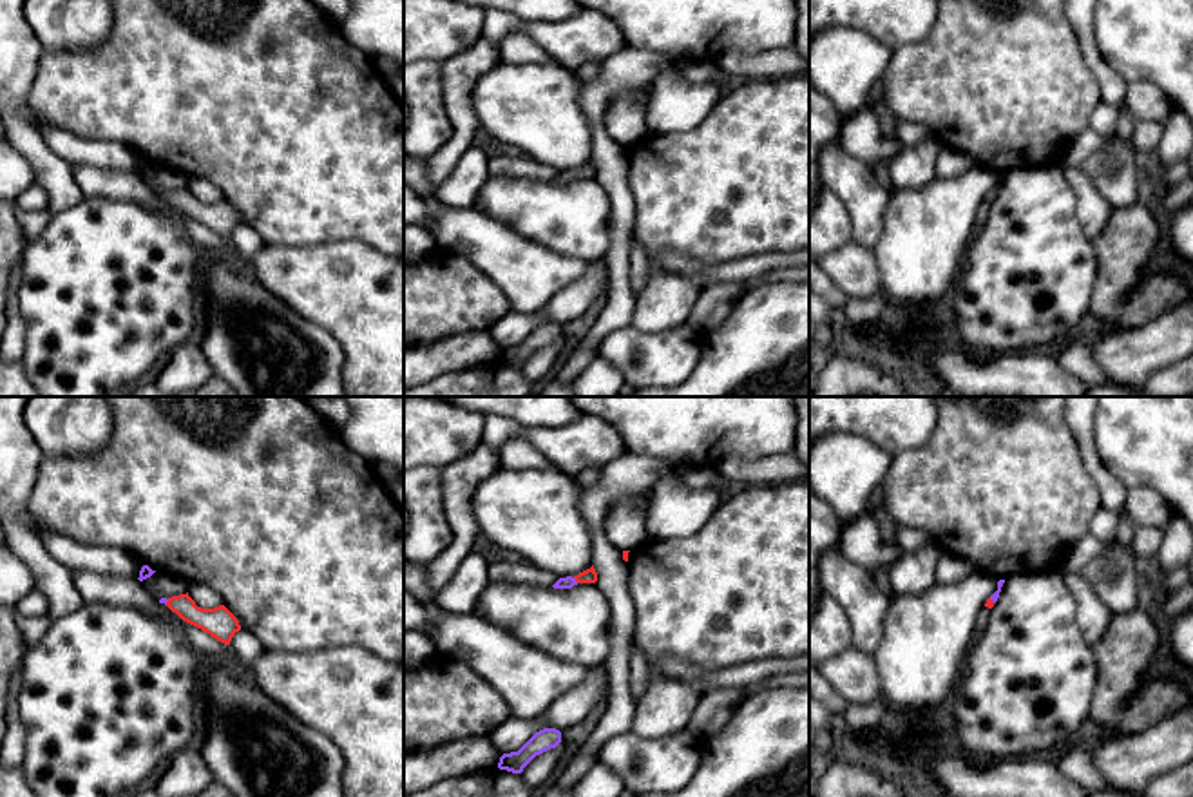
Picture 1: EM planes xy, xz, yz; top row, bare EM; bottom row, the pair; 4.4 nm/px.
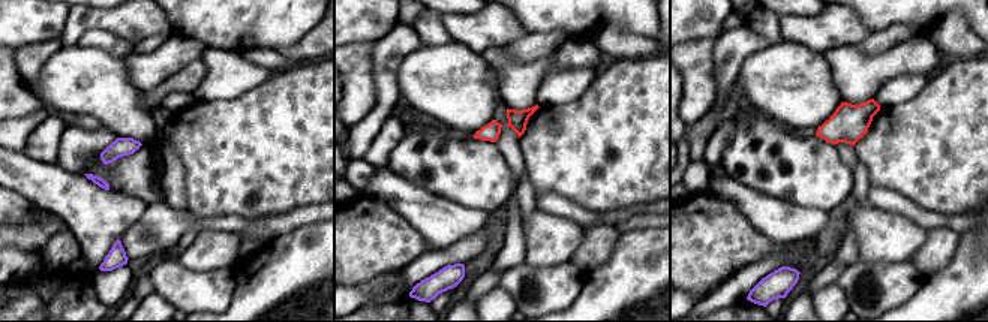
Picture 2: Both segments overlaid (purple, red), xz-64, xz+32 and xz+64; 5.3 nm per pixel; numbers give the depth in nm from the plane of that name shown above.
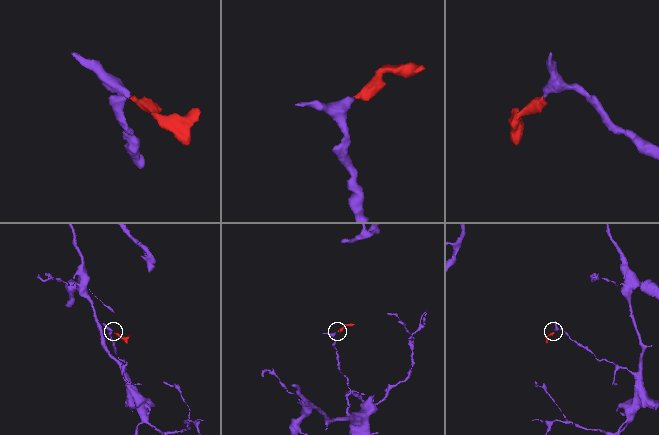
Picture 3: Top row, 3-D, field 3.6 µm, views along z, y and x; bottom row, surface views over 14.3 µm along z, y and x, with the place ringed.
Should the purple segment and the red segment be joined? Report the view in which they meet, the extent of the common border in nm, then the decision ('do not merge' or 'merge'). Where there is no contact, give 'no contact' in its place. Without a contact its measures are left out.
contact in xz; length 40 nm; merge

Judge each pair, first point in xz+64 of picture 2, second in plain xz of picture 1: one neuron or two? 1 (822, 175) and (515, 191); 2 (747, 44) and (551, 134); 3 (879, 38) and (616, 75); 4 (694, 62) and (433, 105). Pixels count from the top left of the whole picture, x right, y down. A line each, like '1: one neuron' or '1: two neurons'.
1: one neuron
2: two neurons
3: one neuron
4: one neuron

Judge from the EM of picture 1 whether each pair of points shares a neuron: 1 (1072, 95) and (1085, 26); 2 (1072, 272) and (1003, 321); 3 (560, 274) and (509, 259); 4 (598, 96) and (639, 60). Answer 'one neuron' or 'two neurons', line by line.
1: two neurons
2: one neuron
3: one neuron
4: one neuron

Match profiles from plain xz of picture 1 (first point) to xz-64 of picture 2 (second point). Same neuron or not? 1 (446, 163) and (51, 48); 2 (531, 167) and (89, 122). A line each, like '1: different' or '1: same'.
1: same
2: different

